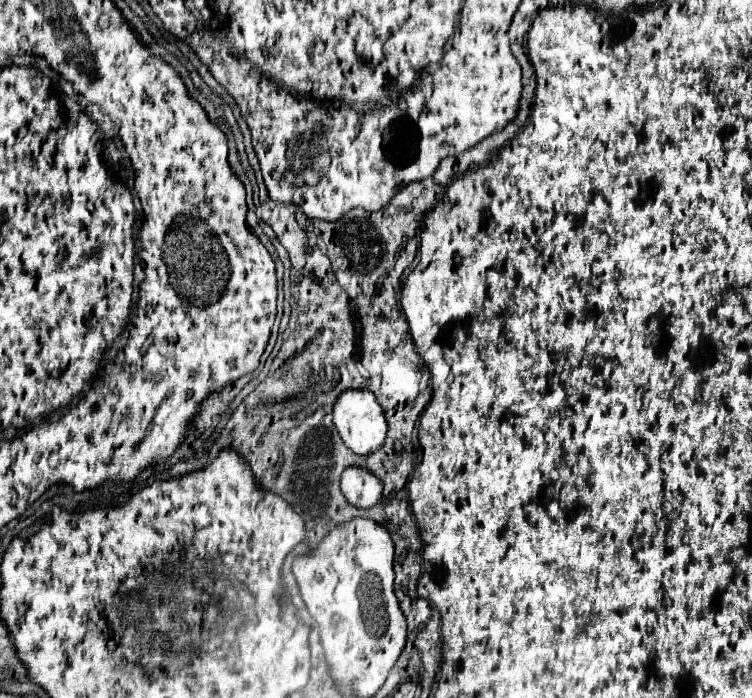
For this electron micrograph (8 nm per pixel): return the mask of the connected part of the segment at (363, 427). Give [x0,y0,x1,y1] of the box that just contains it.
[334,390,388,456]

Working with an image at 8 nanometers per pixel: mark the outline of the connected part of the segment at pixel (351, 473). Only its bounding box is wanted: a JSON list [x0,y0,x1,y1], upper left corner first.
[342,468,382,508]

